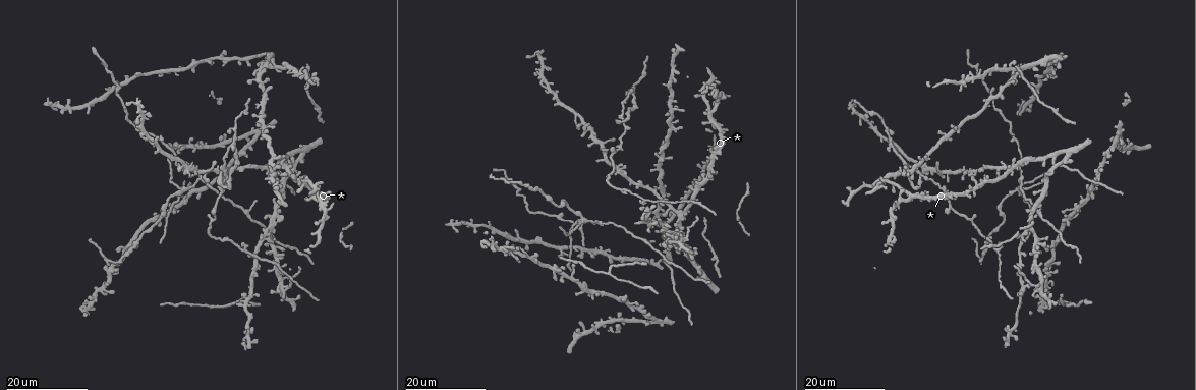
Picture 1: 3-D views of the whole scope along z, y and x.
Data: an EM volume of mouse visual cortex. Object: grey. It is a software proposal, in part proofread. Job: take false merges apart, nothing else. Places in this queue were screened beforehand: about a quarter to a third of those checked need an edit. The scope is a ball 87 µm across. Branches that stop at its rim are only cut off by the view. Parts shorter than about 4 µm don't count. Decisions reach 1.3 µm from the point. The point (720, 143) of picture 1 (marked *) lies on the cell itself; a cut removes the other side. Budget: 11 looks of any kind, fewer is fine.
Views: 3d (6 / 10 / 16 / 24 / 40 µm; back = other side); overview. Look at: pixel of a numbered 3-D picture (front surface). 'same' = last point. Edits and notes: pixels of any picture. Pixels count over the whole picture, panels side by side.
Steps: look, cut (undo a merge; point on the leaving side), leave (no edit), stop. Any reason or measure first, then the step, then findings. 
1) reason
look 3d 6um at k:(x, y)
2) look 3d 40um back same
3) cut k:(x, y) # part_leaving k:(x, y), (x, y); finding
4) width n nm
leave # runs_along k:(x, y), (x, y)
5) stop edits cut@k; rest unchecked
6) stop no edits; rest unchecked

three-way junction
look 3d 24um at 1:(949, 172)

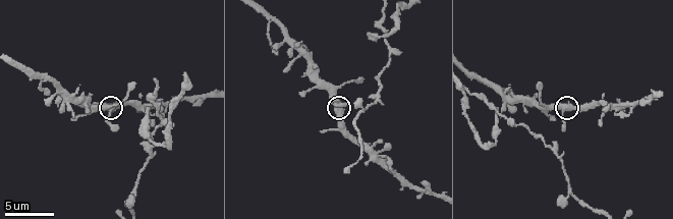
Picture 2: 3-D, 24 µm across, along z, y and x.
look 3d 10um at 2:(566, 110)

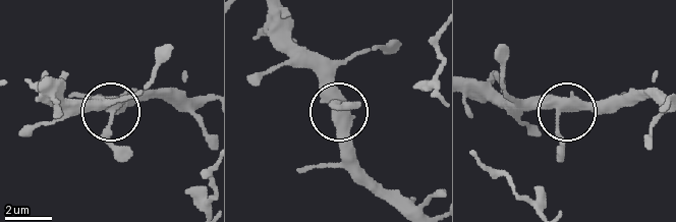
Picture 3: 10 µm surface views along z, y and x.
width 400 nm
leave # runs_along 3:(664, 98), (519, 110); all the same cell

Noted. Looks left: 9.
looks like a crossing
look 3d 16um at 1:(1039, 238)

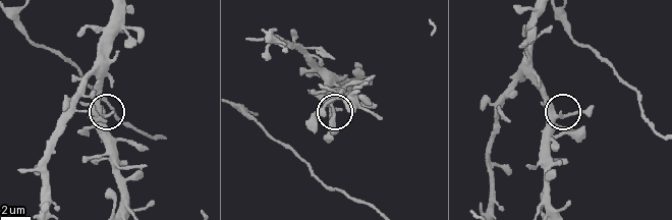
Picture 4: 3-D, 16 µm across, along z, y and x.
closer look
look 3d 6um at 4:(560, 118)

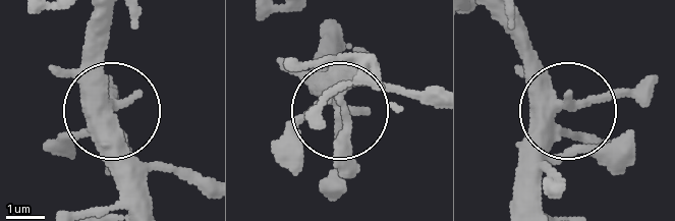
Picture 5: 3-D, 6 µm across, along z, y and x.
leave # runs_along 5:(109, 20), (100, 89), (119, 202); continuous, no second cell

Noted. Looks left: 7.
four arms meet
look 3d 16um at 1:(224, 140)

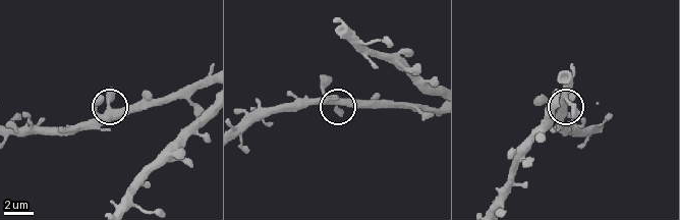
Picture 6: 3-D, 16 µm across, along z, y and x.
look 3d 6um at 6:(107, 110)

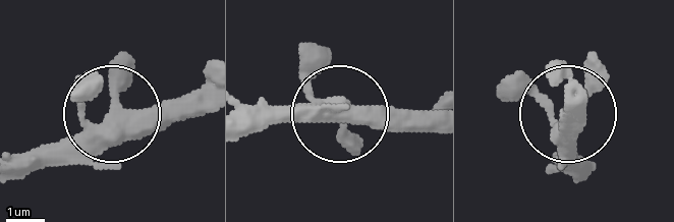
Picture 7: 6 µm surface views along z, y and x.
side_arm 16 um
leave # all the same cell

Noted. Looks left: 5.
calibre changes
look 3d 16um at 1:(638, 262)

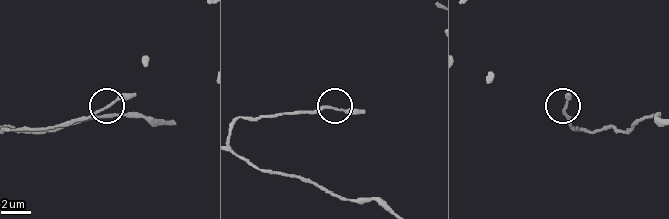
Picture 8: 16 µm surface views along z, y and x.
closer look
look 3d 10um at 8:(111, 103)

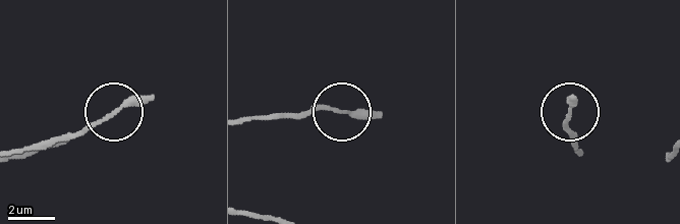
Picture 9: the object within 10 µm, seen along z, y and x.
width 180 nm
leave # one cell here

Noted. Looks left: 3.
side arm on a straight run
look 3d 16um at 1:(201, 180)

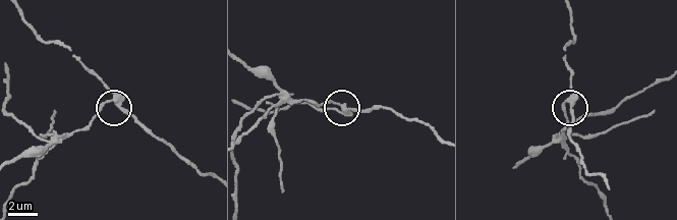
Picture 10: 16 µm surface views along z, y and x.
look 3d 6um at 10:(568, 97)

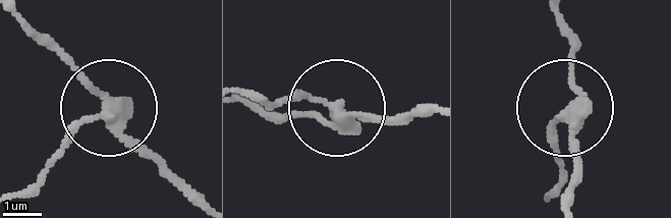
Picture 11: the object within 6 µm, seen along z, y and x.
width 280 nm
cut 11:(62, 156) # part_leaving 11:(105, 119), (79, 128), (41, 177), (11, 194); two cells meet here

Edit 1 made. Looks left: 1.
stop edits cut@11; rest unchecked

